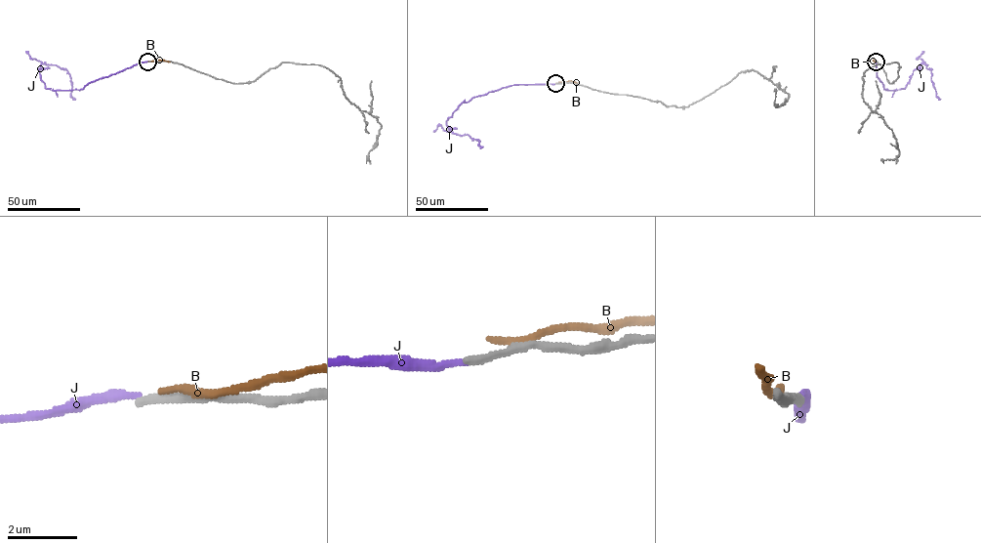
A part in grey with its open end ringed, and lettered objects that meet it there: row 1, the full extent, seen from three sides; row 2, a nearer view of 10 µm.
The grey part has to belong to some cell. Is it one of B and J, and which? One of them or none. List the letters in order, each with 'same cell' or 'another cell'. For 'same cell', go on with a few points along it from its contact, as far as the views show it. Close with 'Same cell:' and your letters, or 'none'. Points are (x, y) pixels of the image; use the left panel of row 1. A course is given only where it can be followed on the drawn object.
B: another cell
J: another cell
Same cell: none

